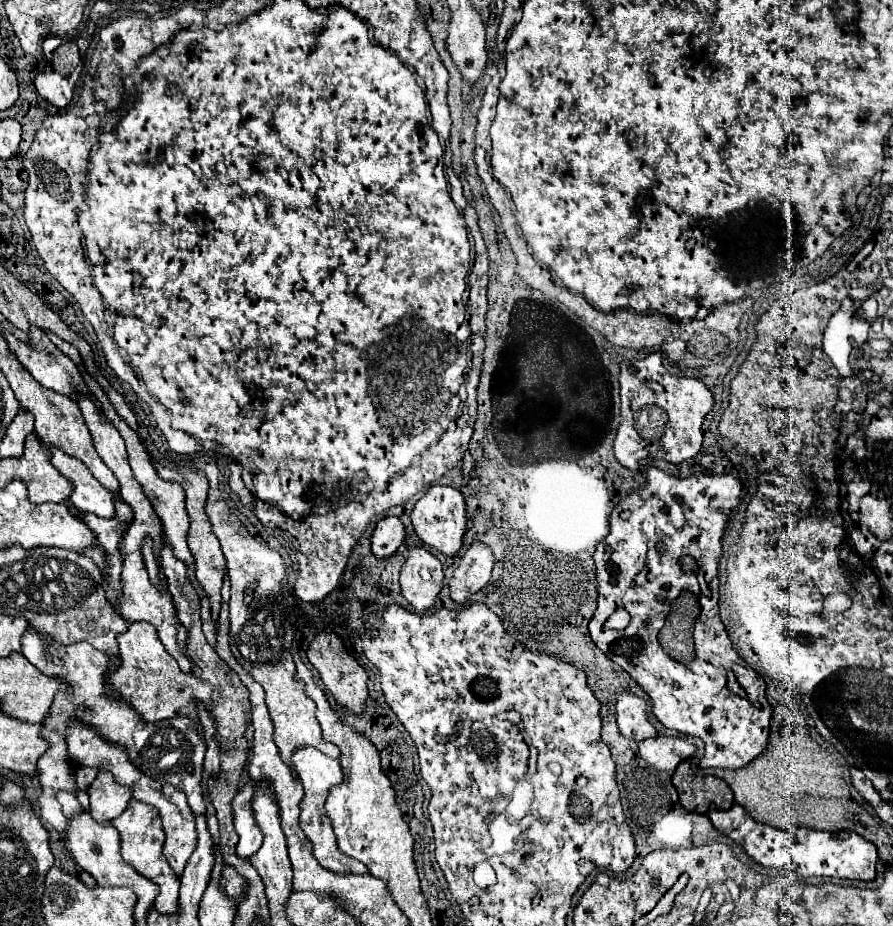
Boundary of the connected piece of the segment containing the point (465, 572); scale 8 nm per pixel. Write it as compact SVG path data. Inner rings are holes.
M473 542L473 546L461 558L459 568L453 572L449 584L451 598L459 606L465 606L475 592L479 592L483 586L489 584L491 570L493 570L491 550L481 542Z

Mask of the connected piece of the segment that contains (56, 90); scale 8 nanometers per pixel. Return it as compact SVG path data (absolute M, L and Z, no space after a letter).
M51 66L45 68L45 72L37 74L35 78L35 86L37 86L37 92L53 106L57 108L65 108L71 98L73 98L73 92L75 92L75 80L73 78L67 78L59 72L55 72Z

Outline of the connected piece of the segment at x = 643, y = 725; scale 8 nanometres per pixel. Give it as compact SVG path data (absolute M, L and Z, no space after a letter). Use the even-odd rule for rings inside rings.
M619 692L617 694L617 704L615 704L615 714L617 714L617 726L625 738L631 740L645 740L657 736L657 730L649 722L645 714L645 700L633 692Z

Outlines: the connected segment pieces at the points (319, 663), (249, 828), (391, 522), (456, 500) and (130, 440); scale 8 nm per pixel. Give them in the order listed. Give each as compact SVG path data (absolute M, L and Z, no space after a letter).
M321 632L319 636L315 636L315 640L309 644L307 650L307 658L309 662L315 666L315 670L319 672L325 688L333 694L335 702L347 710L351 710L353 714L361 716L365 712L365 700L367 700L367 674L365 670L359 666L359 662L351 656L351 652L347 650L347 646L343 644L343 640L335 634L335 632Z
M247 784L235 800L233 800L233 812L235 812L235 830L239 834L239 844L237 844L237 856L241 858L251 858L263 842L261 828L255 822L255 814L251 808L251 798L255 794L255 788Z
M383 518L377 522L371 538L371 550L377 558L393 556L403 544L405 544L405 528L399 518Z
M431 486L427 490L427 494L417 500L417 504L411 512L411 522L413 522L417 536L425 544L429 544L429 546L437 548L439 552L443 552L445 556L453 558L463 544L463 534L465 534L465 528L467 528L465 498L459 490L455 490L451 486Z
M43 330L47 336L49 336L49 340L63 352L63 354L67 354L73 362L75 362L75 366L81 370L81 374L83 374L83 378L85 378L85 384L87 384L87 388L91 390L91 394L101 402L101 408L103 408L103 414L113 422L113 426L119 430L119 434L123 436L123 440L125 440L125 444L127 444L127 452L129 452L129 466L131 466L131 470L133 470L133 474L135 474L135 478L137 478L137 482L141 484L141 488L145 490L145 494L149 496L149 498L153 498L151 500L151 504L153 504L153 508L155 508L155 512L159 514L159 518L161 518L161 522L163 522L163 530L165 530L165 536L167 536L167 542L173 546L173 552L175 552L175 556L177 558L181 558L181 560L185 560L187 562L187 566L189 566L189 578L191 578L191 582L197 586L197 592L201 594L201 618L203 618L203 634L205 634L205 638L207 638L207 642L211 644L211 646L215 646L215 624L213 624L213 620L211 620L211 610L209 610L209 600L205 598L205 594L203 594L203 590L201 590L201 586L199 586L199 582L195 580L195 570L193 570L193 556L191 556L191 552L189 552L189 546L187 546L187 530L189 530L189 516L187 516L187 510L185 510L185 490L183 490L183 486L181 484L177 484L177 482L167 482L167 480L163 480L159 474L157 474L157 470L155 470L155 466L151 464L151 456L149 456L149 452L145 450L145 446L141 444L141 440L139 440L139 436L137 436L137 432L123 420L123 418L119 418L119 414L115 412L115 408L113 408L113 404L109 402L109 398L107 398L107 394L103 392L103 388L97 384L97 380L93 380L87 372L85 372L85 368L83 368L83 362L81 362L81 356L79 356L79 352L69 344L69 342L65 342L65 340L61 340L61 338L57 338L55 334L51 334L51 332L47 332L47 330Z

